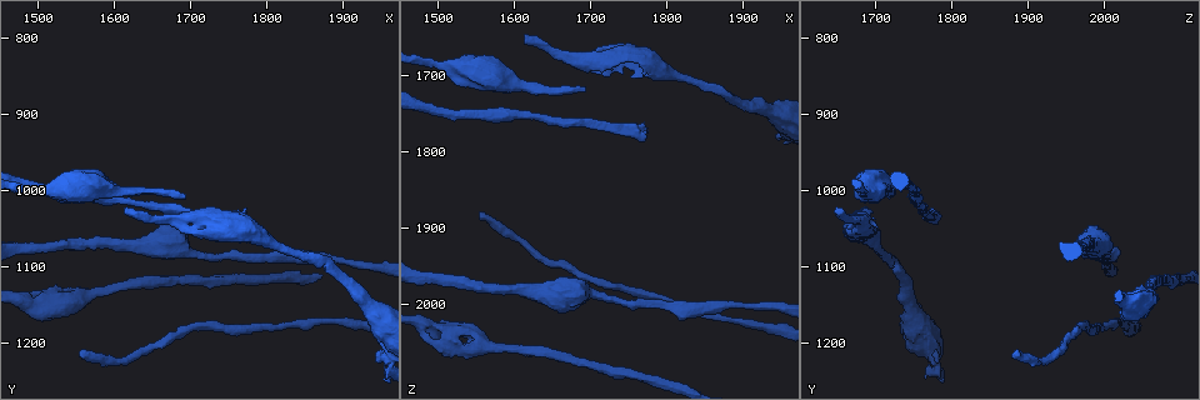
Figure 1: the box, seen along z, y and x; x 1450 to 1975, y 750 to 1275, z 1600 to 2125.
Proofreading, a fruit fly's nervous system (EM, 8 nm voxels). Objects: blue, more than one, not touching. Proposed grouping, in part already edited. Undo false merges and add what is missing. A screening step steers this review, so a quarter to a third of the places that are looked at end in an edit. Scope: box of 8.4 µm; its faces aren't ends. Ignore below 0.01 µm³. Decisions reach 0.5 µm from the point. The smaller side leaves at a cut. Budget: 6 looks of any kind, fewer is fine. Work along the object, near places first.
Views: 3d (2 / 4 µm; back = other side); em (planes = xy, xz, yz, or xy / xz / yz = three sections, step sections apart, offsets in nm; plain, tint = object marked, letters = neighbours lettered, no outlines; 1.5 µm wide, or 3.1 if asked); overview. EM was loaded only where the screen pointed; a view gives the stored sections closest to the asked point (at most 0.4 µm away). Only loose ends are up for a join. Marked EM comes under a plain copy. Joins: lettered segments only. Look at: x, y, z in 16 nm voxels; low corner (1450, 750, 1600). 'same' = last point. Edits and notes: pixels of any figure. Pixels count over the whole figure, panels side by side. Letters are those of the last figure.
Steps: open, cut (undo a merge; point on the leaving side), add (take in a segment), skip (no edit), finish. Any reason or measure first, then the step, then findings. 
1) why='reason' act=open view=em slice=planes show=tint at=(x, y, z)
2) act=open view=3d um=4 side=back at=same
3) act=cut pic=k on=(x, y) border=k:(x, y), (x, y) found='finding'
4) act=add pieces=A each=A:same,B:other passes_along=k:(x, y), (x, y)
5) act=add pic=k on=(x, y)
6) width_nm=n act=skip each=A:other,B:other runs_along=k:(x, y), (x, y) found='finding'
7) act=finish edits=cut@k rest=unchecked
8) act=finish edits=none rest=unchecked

why='long arm stops here' act=open view=3d um=2 at=(1780, 1045, 1770)

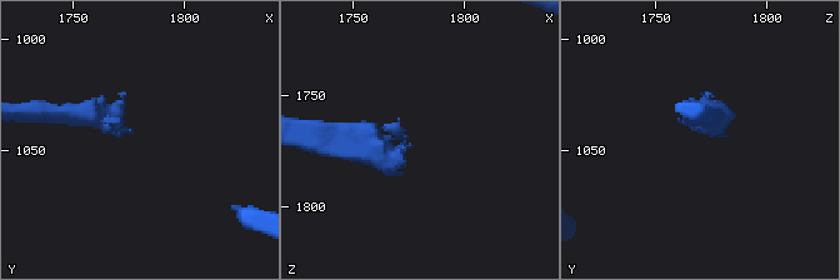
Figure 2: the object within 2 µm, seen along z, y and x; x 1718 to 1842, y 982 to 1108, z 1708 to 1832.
why='need the tissue' act=open view=em slice=planes show=letters at=(1775, 1043, 1773)

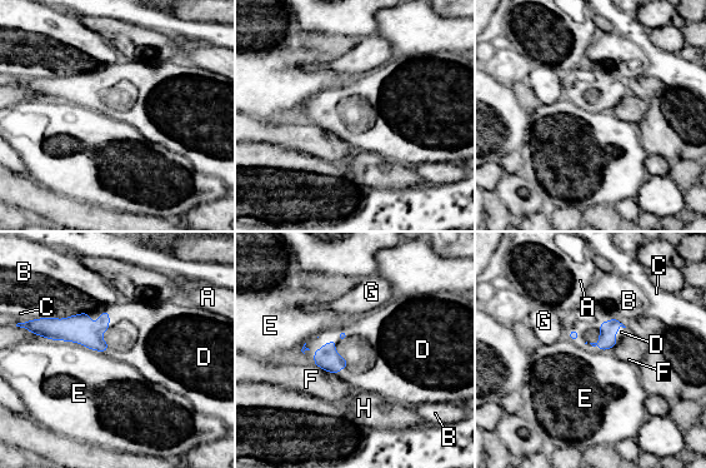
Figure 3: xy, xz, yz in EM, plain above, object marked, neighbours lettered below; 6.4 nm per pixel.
act=add pieces=D each=A:other,B:other,C:other,D:same,E:other,F:other,G:other,H:other passes_along=3:(607, 329), (616, 332), (621, 332) found='the neuron continues'

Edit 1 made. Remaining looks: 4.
why='thick turns thin' act=open view=em slice=xy step=8 show=tint at=(1705, 1085, 1990)

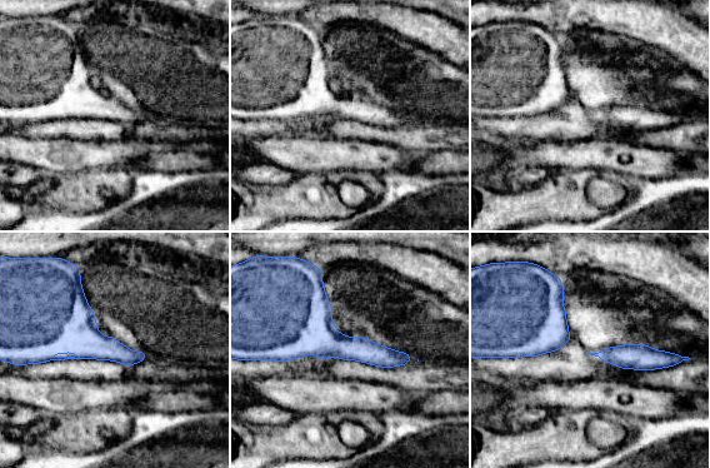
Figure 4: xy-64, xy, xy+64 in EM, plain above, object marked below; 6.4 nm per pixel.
why='another direction' act=open view=em slice=planes show=tint at=same

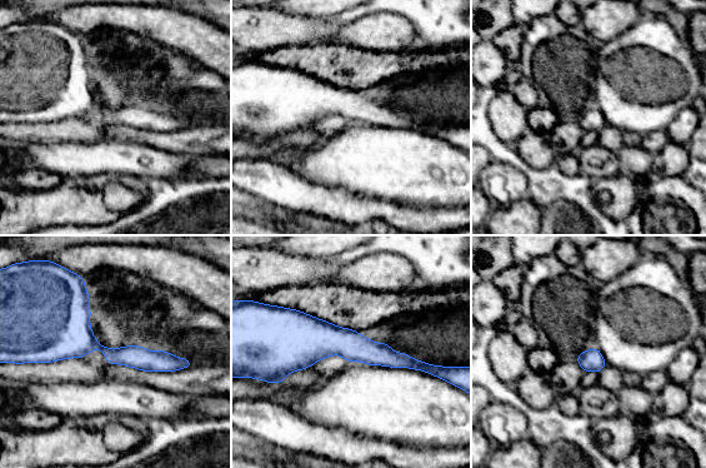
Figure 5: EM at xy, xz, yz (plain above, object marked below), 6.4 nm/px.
act=open view=em slice=planes show=letters at=same

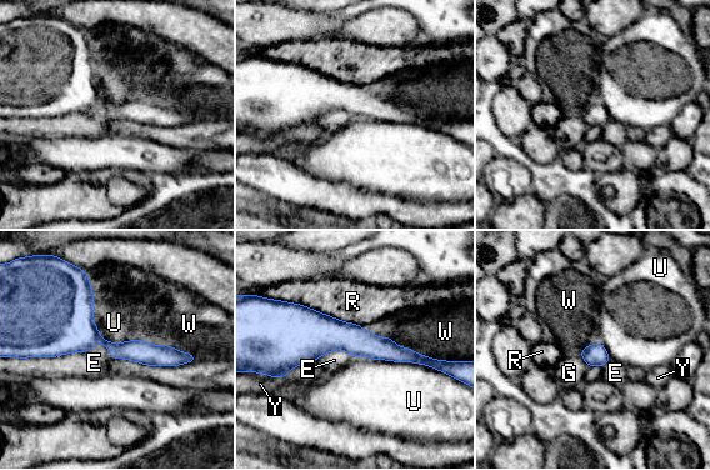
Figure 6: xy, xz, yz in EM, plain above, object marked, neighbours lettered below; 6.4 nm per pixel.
longest_contact=U:600nm act=skip each=E:other,G:other,R:other,U:other,W:other,Y:other found='continuous, no second neuron'

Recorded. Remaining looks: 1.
act=finish edits=add@3 rest=unchecked

